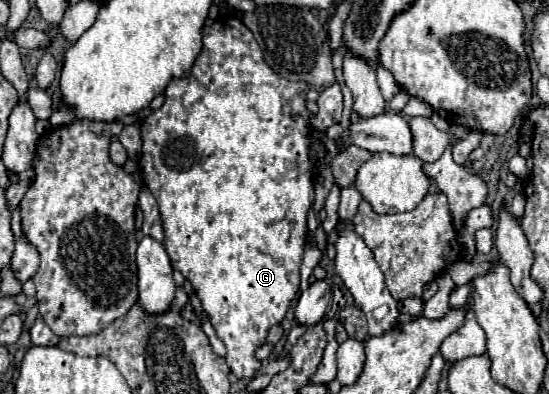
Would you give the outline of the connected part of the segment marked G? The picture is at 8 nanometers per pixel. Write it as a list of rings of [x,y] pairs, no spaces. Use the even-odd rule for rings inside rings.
[[[225,16],[215,20],[213,26],[203,28],[203,50],[195,60],[195,66],[191,70],[191,76],[181,78],[181,80],[171,80],[167,90],[165,90],[165,104],[149,114],[143,124],[141,124],[141,138],[143,138],[143,152],[141,152],[141,172],[143,172],[143,182],[155,196],[159,210],[161,210],[161,220],[165,228],[165,250],[171,258],[171,264],[175,270],[179,270],[191,284],[193,290],[197,292],[203,310],[207,312],[219,340],[227,346],[225,360],[231,368],[231,372],[237,378],[255,378],[261,360],[255,356],[255,350],[265,344],[265,338],[269,334],[269,328],[273,324],[279,324],[293,298],[299,294],[299,266],[301,266],[301,256],[303,256],[303,244],[307,236],[307,212],[313,206],[315,200],[315,186],[313,186],[313,160],[309,156],[311,148],[311,112],[307,110],[307,90],[309,86],[305,82],[289,82],[281,76],[277,76],[263,60],[261,48],[253,40],[253,34],[249,28],[235,16]]]

